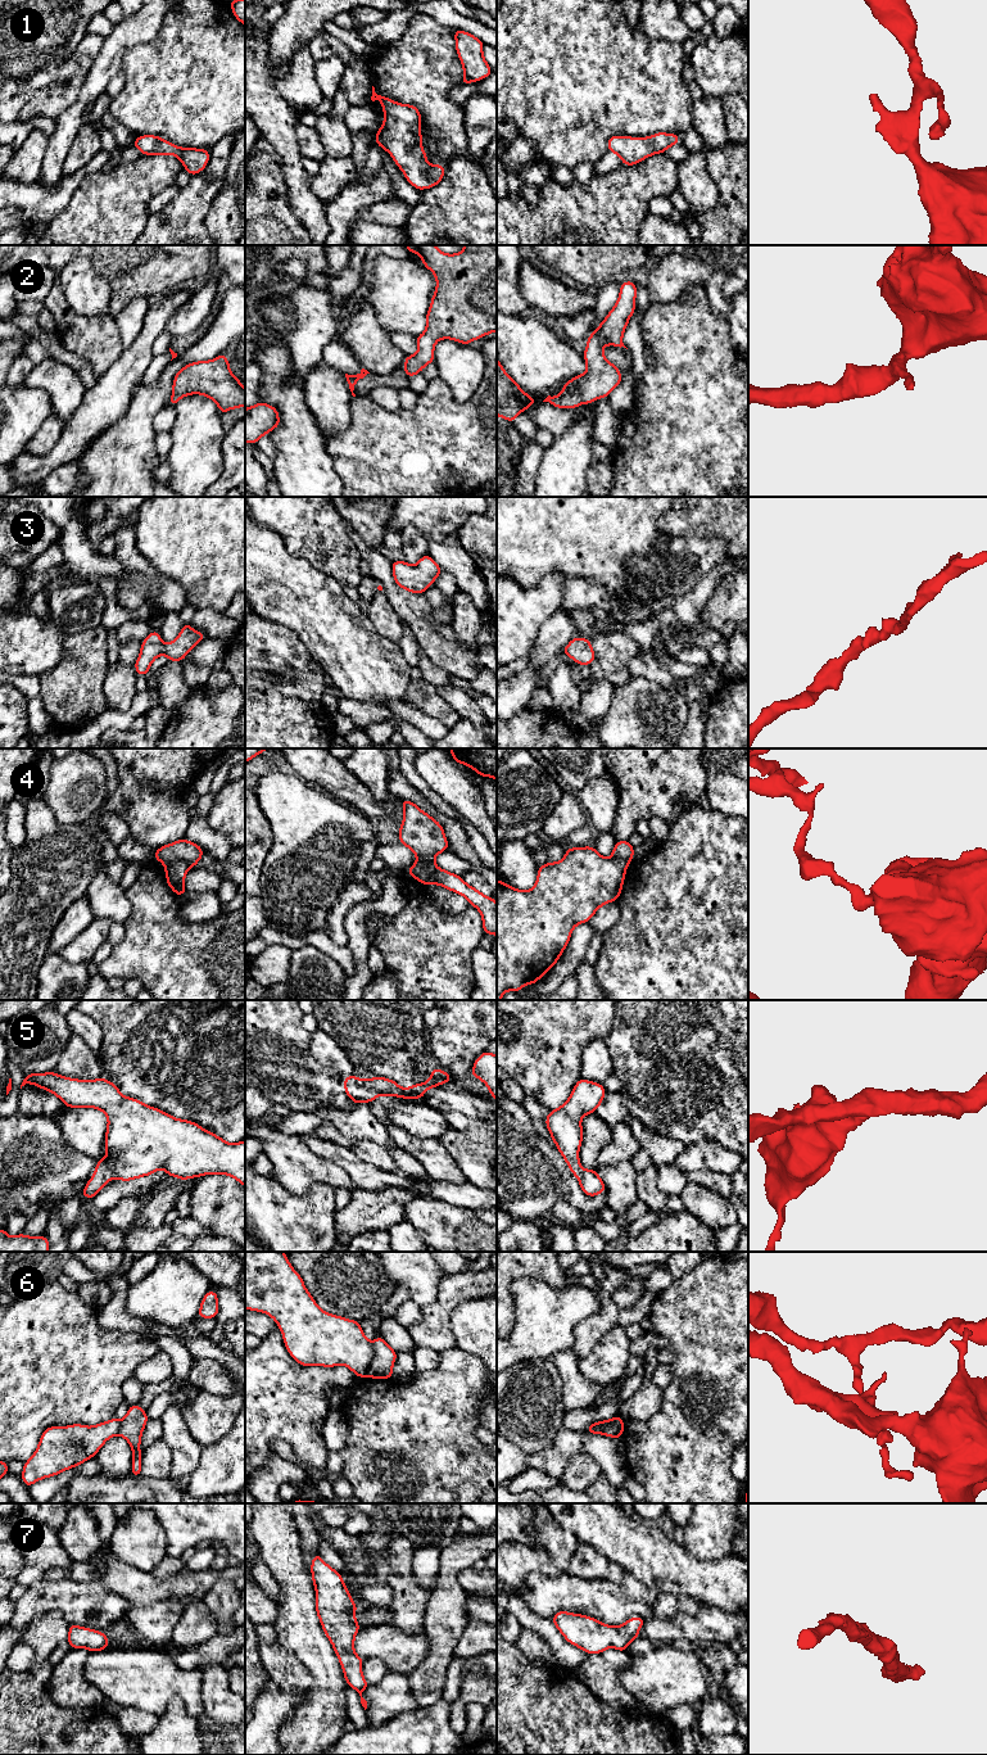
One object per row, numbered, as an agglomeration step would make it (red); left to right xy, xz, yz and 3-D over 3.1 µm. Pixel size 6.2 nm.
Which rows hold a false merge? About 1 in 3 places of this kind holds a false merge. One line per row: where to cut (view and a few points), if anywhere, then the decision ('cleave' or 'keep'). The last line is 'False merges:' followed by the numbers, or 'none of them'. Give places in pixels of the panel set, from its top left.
1: no cut; keep
2: no cut; keep
3: no cut; keep
4: cut in xy along (164, 863), (184, 860), (190, 867); cleave
5: no cut; keep
6: cut in xz along (372, 1343), (372, 1360), (367, 1375); cleave
7: no cut; keep
False merges: 4, 6

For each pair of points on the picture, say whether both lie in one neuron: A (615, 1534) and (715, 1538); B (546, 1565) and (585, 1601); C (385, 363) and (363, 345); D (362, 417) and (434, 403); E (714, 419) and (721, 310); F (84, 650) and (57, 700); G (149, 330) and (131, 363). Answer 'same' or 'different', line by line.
A: different
B: different
C: same
D: same
E: different
F: same
G: same

